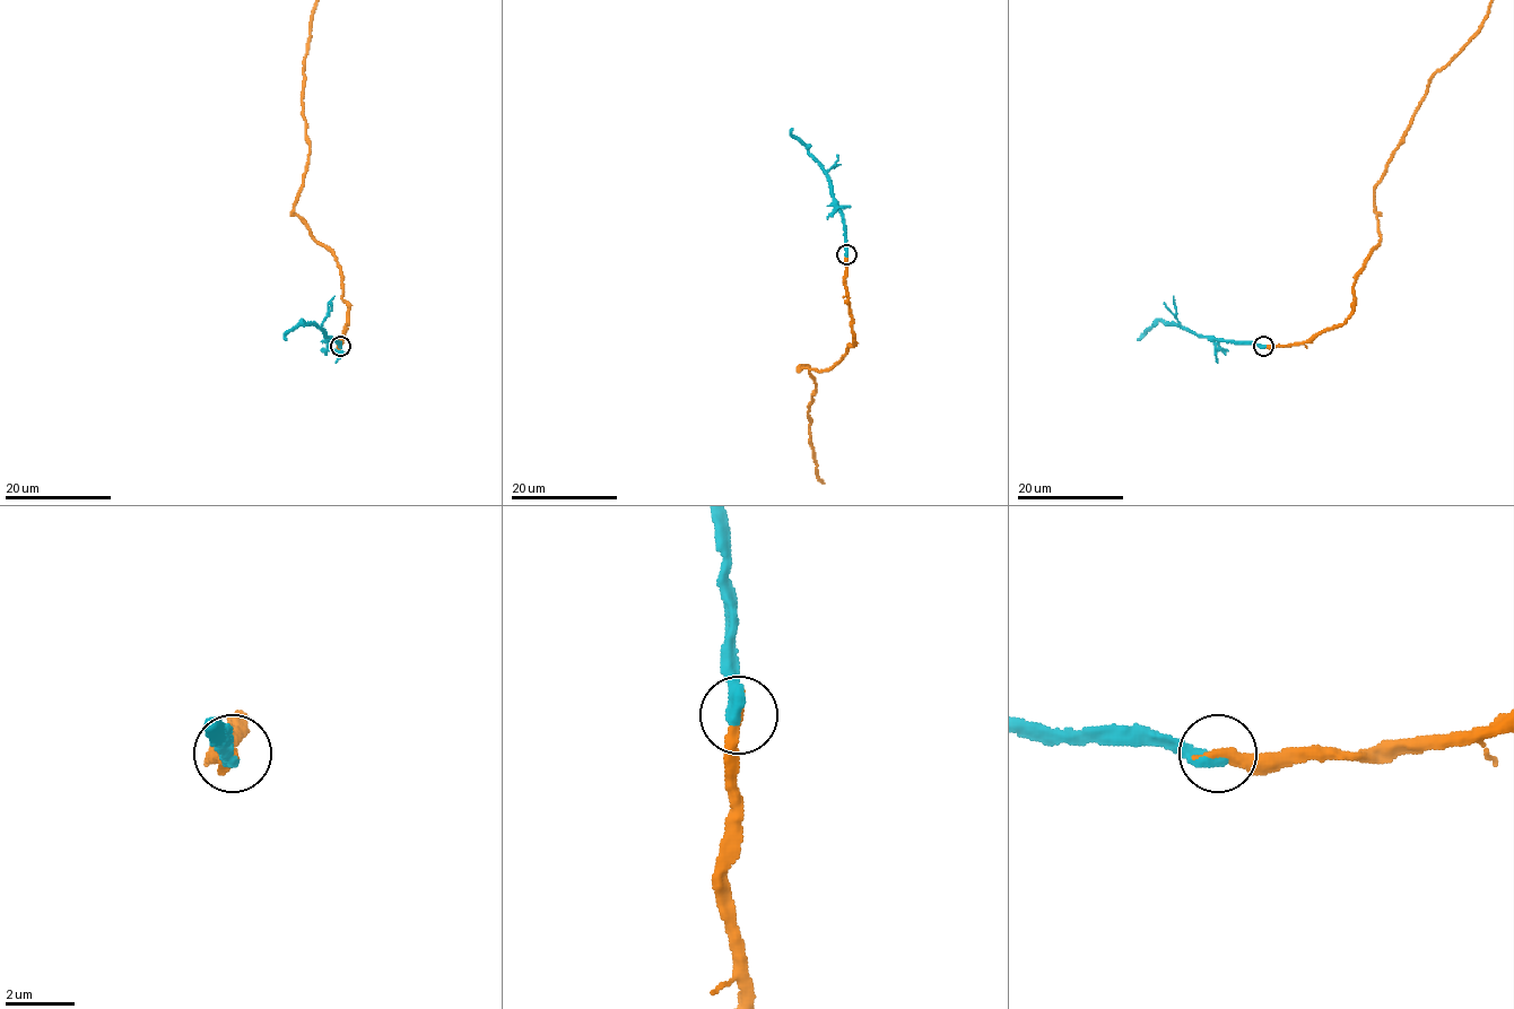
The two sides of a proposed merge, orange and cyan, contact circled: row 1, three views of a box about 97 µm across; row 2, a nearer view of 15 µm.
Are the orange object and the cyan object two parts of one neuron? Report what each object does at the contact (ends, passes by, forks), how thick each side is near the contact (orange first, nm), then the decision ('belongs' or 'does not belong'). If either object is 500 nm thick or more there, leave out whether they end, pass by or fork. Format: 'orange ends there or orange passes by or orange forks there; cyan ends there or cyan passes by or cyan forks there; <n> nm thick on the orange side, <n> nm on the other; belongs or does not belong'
orange ends there; cyan ends there; 280 nm thick on the orange side, 360 nm on the other; belongs

